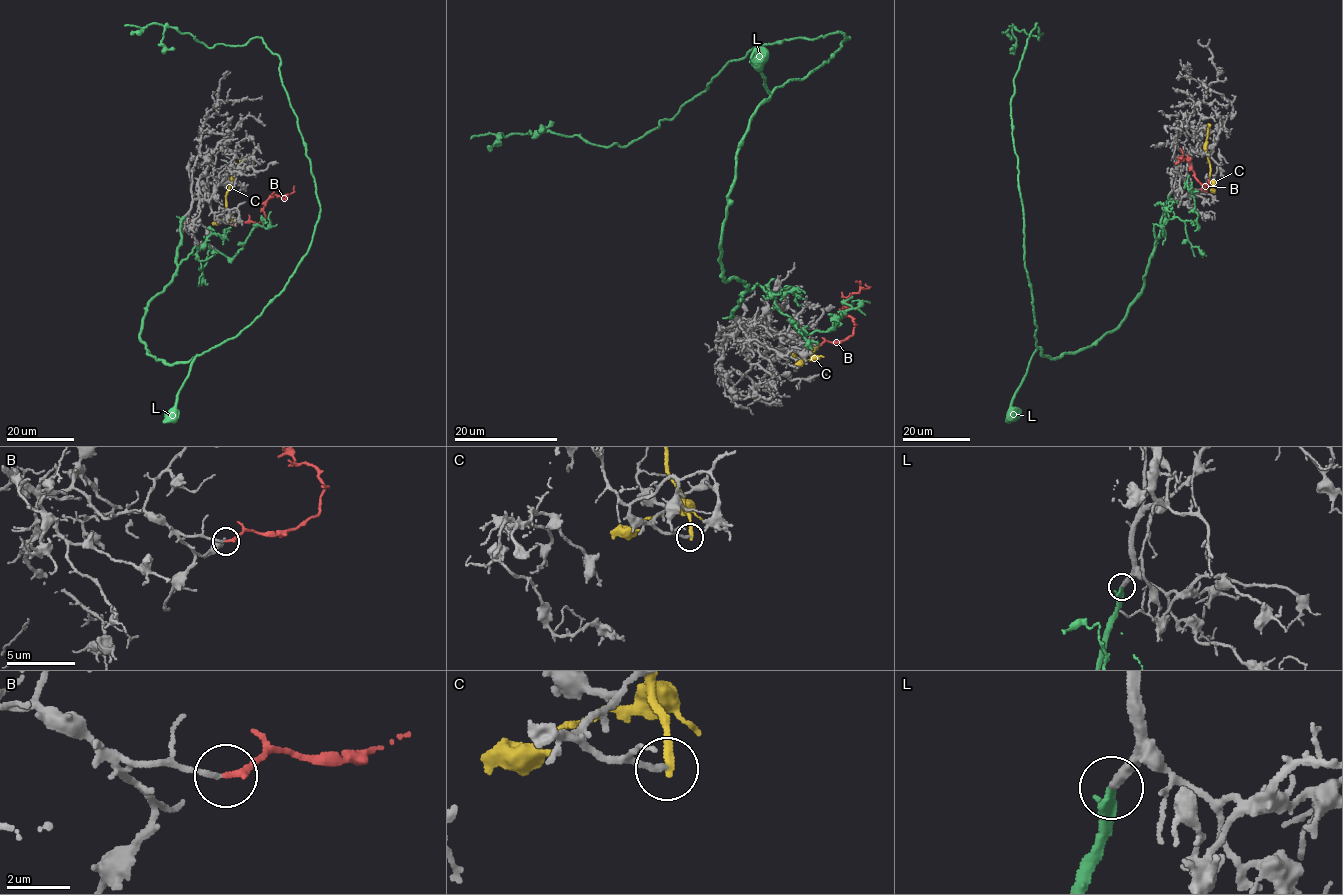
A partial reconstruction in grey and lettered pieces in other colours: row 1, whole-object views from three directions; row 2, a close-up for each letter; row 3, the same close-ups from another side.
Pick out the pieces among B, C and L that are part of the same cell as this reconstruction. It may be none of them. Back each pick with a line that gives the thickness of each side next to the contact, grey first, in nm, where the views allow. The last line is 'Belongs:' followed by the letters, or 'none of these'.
L: 320/360 nm
Belongs: L

